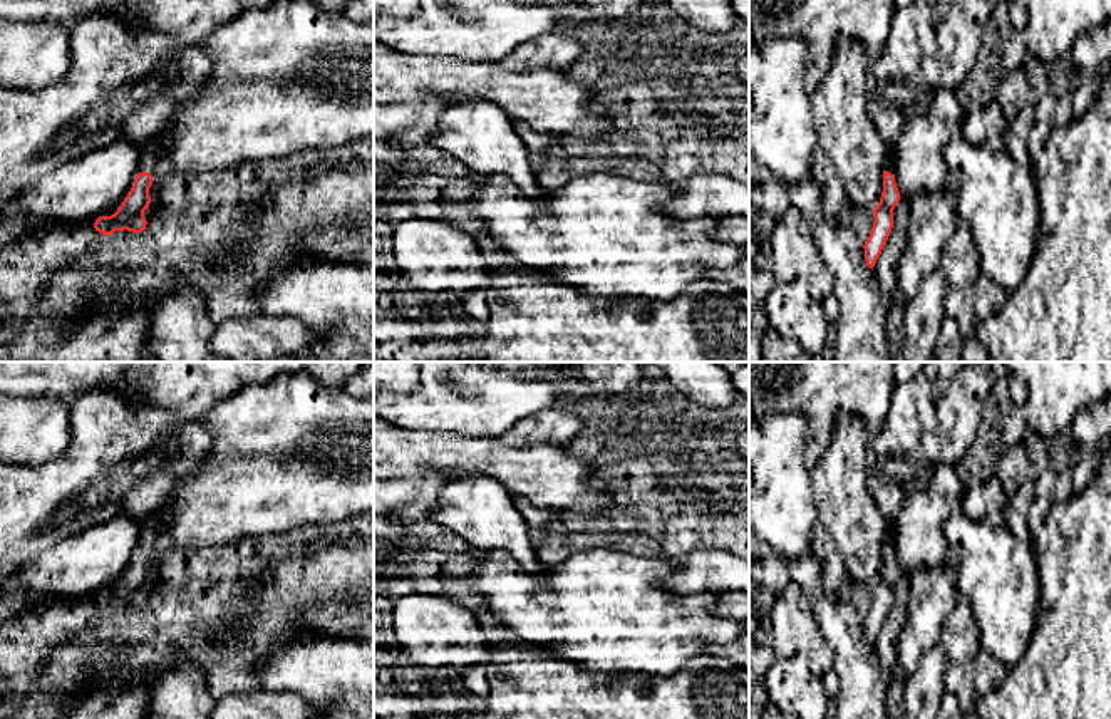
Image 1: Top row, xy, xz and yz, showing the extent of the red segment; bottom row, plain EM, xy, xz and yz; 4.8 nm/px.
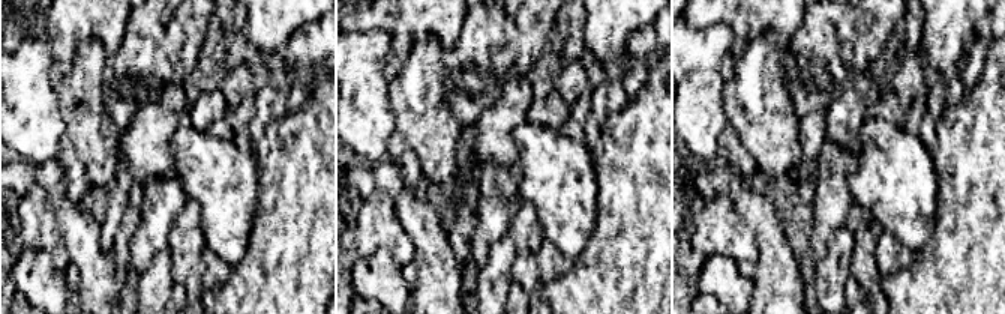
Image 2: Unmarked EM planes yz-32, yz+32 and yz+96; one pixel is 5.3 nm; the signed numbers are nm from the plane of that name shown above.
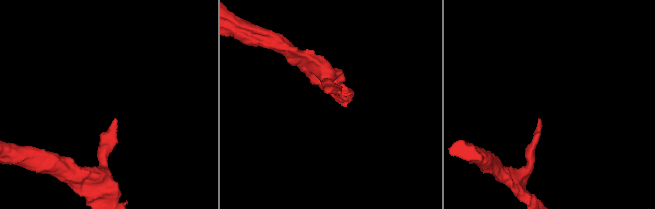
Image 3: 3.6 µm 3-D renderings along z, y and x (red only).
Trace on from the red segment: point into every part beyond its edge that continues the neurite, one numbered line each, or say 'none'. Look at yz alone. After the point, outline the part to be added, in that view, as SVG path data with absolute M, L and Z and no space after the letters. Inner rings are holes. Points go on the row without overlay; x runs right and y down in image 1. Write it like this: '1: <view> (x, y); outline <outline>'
none

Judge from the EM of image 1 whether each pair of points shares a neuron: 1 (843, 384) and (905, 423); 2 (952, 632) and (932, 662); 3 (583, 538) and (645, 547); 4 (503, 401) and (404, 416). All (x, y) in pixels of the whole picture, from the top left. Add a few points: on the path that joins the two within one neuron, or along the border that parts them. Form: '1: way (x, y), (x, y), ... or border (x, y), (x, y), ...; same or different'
1: border (897, 384), (887, 421), (870, 438); different
2: border (939, 642), (944, 651), (945, 684); different
3: way (599, 540), (630, 542); same
4: way (478, 401), (441, 403), (429, 408); same

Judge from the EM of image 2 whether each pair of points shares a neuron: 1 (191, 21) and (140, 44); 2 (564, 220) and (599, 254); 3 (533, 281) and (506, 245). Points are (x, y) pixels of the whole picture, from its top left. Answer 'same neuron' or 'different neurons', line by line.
1: same neuron
2: different neurons
3: different neurons

